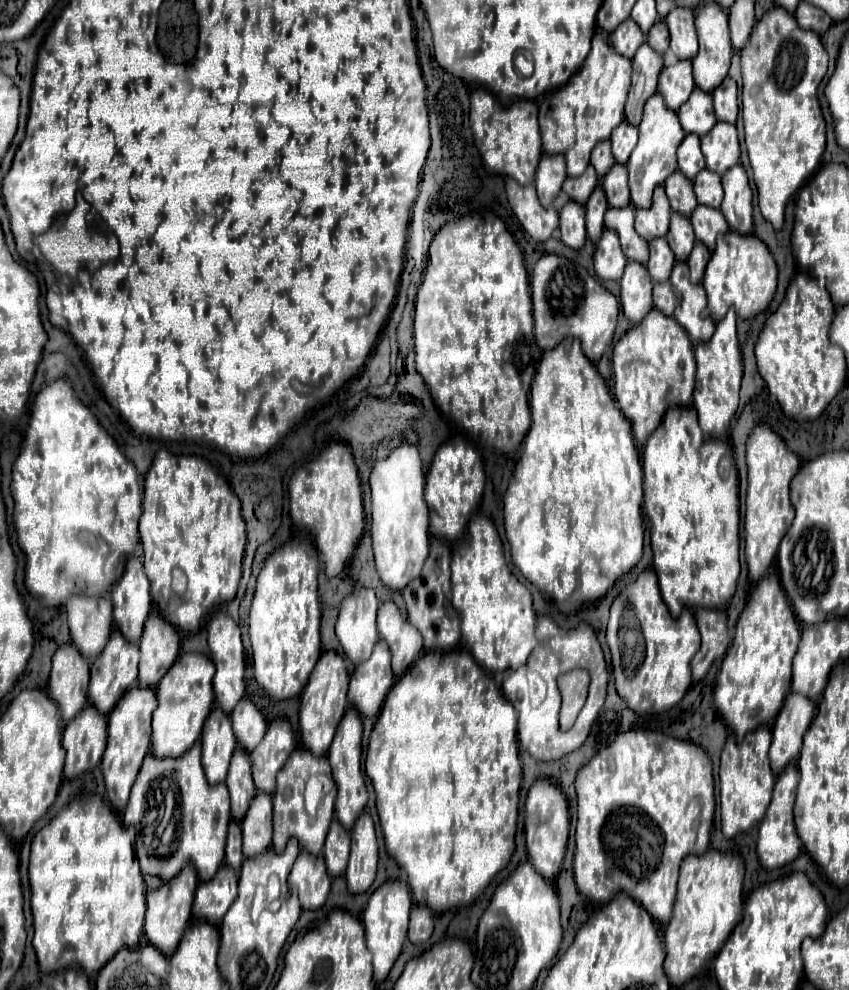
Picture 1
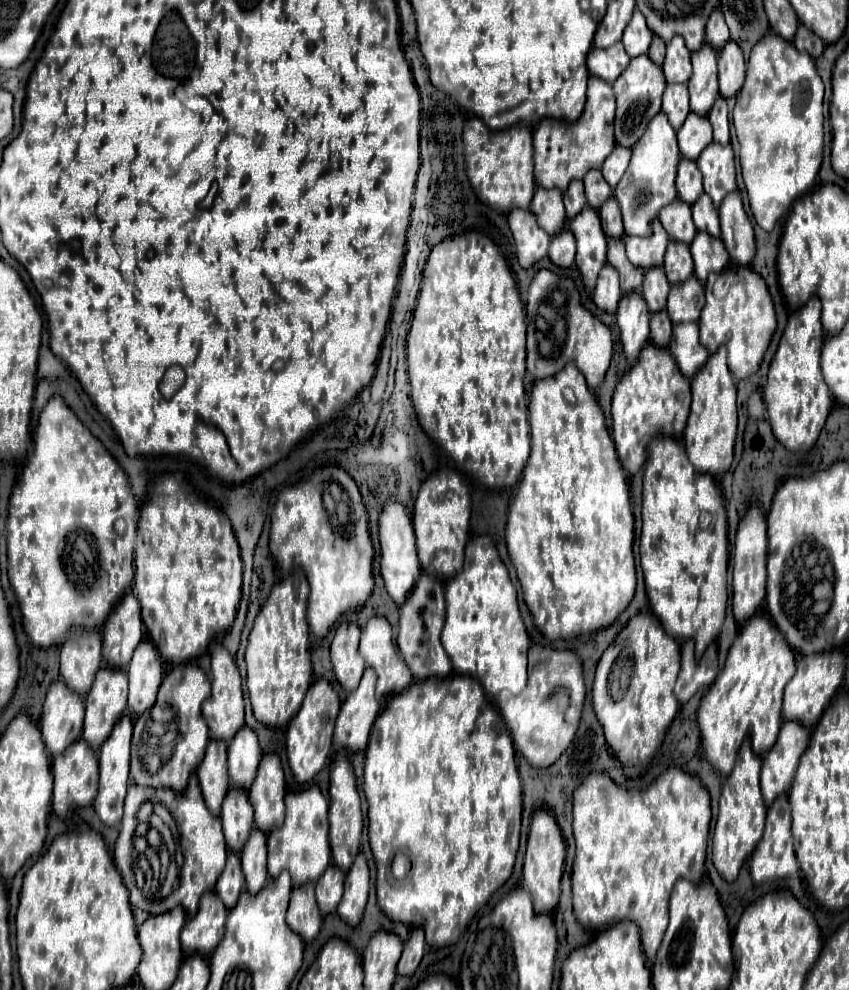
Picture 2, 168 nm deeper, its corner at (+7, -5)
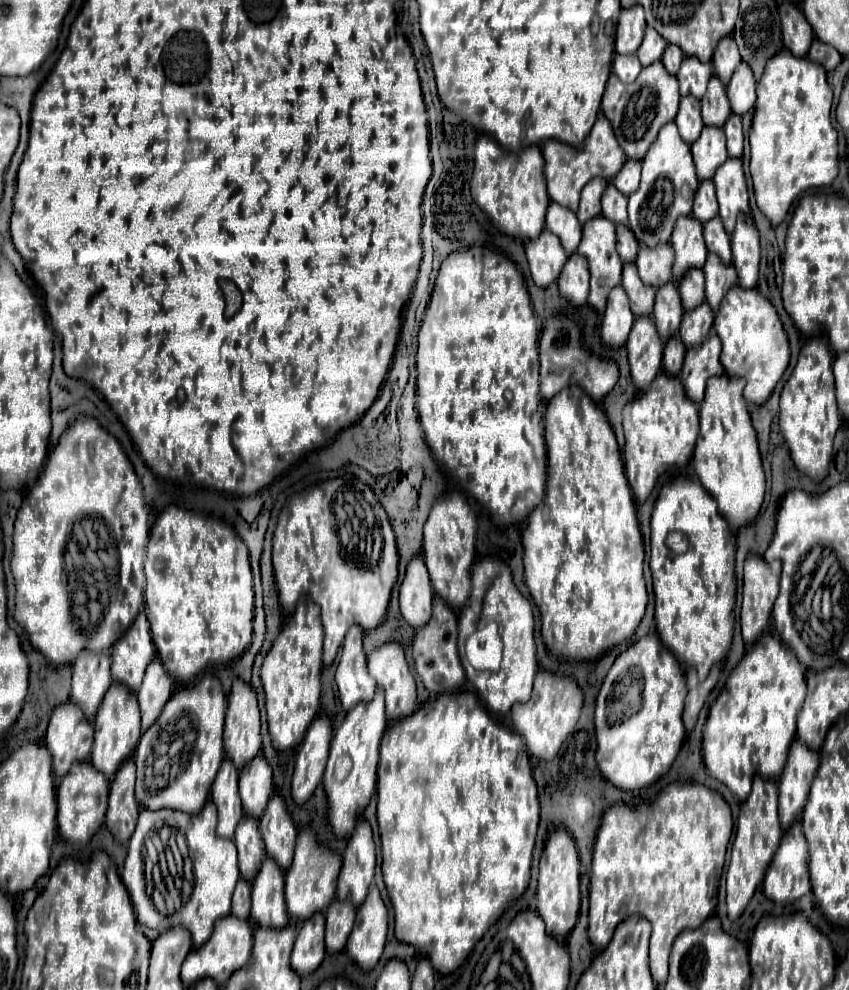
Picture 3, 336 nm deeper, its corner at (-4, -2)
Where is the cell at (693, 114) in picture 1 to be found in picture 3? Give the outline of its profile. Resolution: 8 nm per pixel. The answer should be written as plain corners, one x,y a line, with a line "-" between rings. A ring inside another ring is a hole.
704,126
700,138
692,144
692,158
698,178
712,178
714,170
728,158
724,130
718,126

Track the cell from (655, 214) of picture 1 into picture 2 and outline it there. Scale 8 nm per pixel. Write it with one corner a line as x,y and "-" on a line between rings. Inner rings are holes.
659,221
653,223
653,235
649,237
625,237
627,257
633,267
639,267
643,273
651,267
661,267
669,237

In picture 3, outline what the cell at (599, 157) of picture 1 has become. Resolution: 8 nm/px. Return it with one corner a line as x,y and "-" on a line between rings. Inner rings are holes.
610,182
602,194
602,216
614,224
626,224
626,196

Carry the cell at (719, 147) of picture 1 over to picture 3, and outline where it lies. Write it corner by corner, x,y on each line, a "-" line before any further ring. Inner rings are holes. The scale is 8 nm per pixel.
726,158
712,176
716,186
716,196
720,204
720,218
726,226
726,232
732,234
738,212
750,212
748,208
748,190
740,158

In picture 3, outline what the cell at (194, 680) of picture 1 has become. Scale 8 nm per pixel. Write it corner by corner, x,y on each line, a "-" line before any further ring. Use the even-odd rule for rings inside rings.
206,672
204,676
200,676
198,678
198,682
194,682
192,686
188,686
188,688
182,688
182,690
178,690
176,694
172,694
172,698
168,700
168,704
164,706
164,710
162,710
162,714
160,714
160,718
142,734
142,738
140,738
140,742
138,742
138,748
136,748
136,752
134,752
134,756
136,756
136,766
138,766
138,776
136,776
136,798
138,798
138,802
142,804
142,806
146,806
146,808
162,808
162,806
166,806
166,808
172,808
172,810
182,810
182,812
188,812
188,814
196,814
198,810
202,810
202,806
204,806
204,802
206,802
206,798
208,798
208,794
210,794
210,786
212,786
212,780
214,780
214,776
216,776
216,772
218,772
218,768
220,768
220,762
222,762
222,758
224,758
224,746
222,746
222,730
224,730
224,712
226,712
226,694
224,694
224,690
222,690
222,684
220,684
220,680
212,674
212,672
-
192,752
206,752
204,754
204,758
202,756
196,756
194,760
190,758
192,756
-
188,758
190,758
190,762
194,762
194,764
204,764
204,766
188,766

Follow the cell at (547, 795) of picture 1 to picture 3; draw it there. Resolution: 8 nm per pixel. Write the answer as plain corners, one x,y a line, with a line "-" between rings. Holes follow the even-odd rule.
566,830
550,832
546,846
538,864
538,914
546,924
546,932
558,940
564,940
566,934
574,928
578,910
580,910
580,860
576,852
576,844

